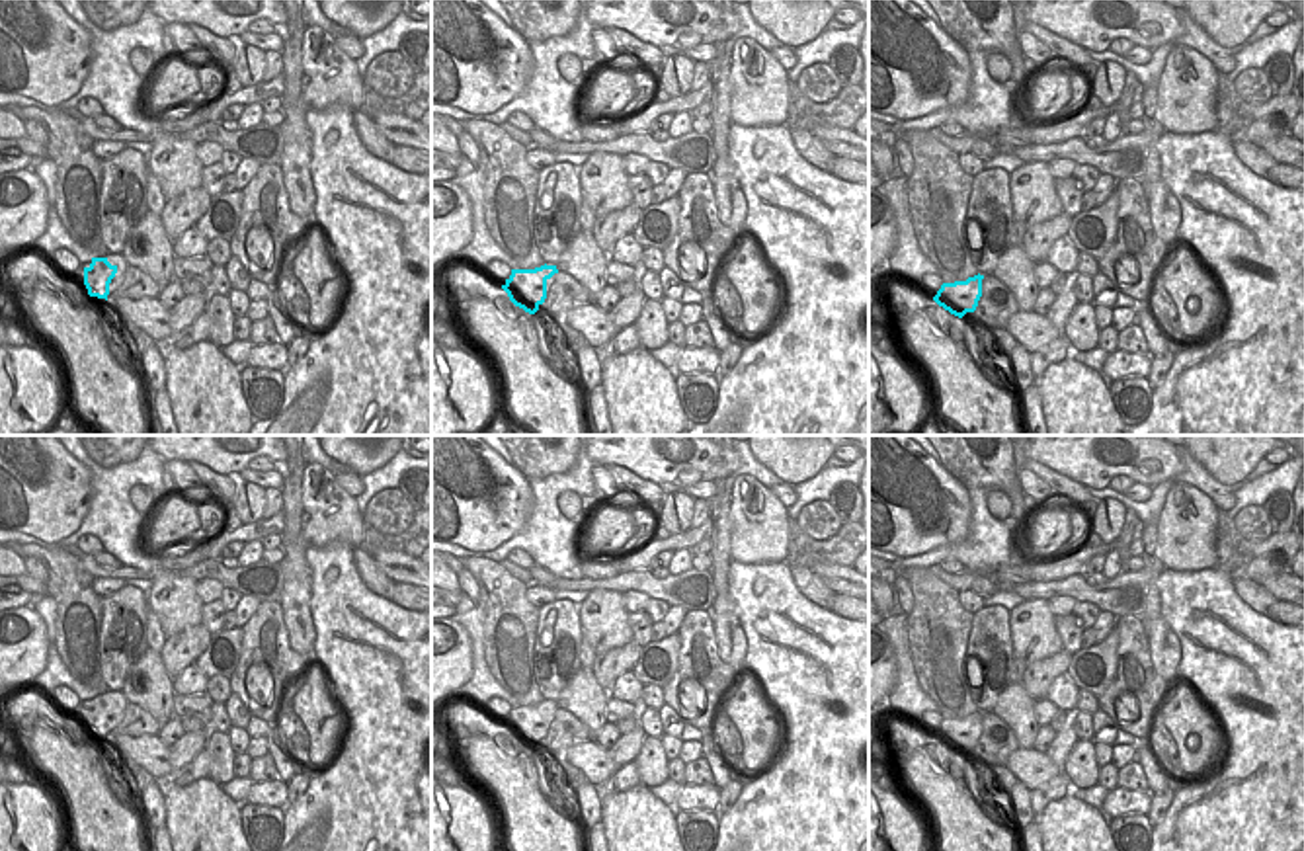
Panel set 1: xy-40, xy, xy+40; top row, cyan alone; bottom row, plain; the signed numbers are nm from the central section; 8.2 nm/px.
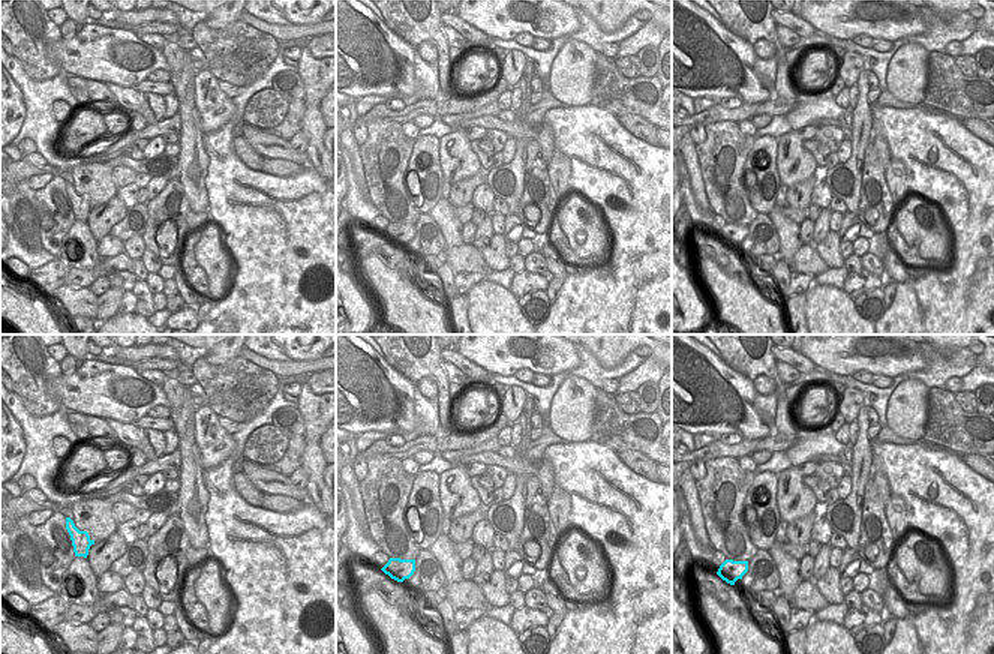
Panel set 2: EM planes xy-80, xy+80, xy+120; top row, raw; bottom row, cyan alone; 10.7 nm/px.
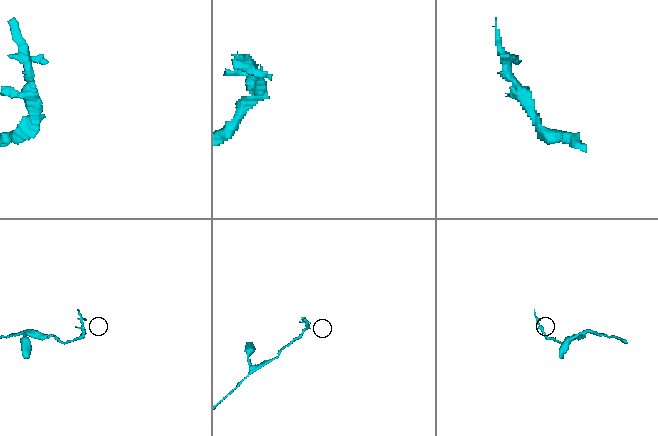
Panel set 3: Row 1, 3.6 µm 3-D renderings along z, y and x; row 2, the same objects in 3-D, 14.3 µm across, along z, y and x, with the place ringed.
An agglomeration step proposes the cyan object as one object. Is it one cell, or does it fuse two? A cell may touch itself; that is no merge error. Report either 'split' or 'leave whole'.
split

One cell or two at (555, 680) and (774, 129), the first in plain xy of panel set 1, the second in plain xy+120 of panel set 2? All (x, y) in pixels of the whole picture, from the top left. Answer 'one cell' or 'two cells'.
two cells

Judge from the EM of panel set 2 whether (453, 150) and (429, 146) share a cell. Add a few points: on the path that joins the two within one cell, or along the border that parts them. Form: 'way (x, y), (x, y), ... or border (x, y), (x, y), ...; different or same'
way (447, 150), (435, 150); same

